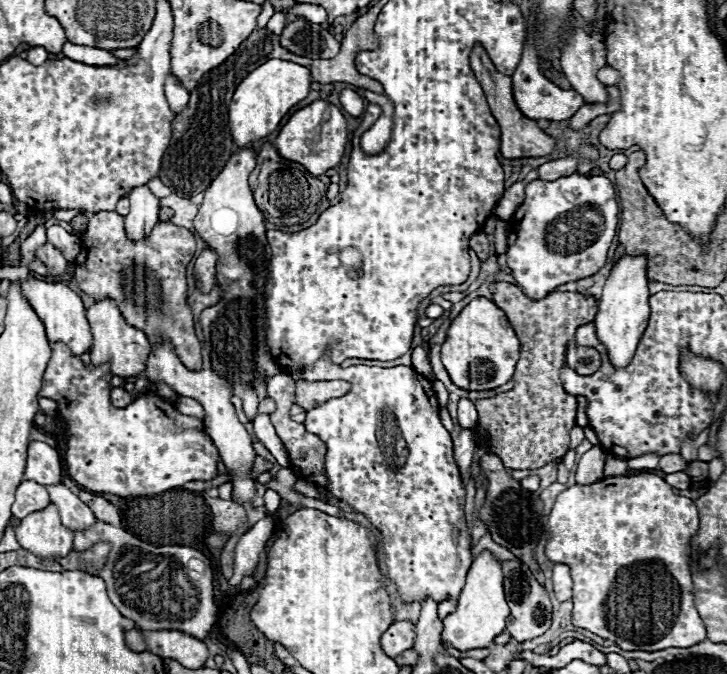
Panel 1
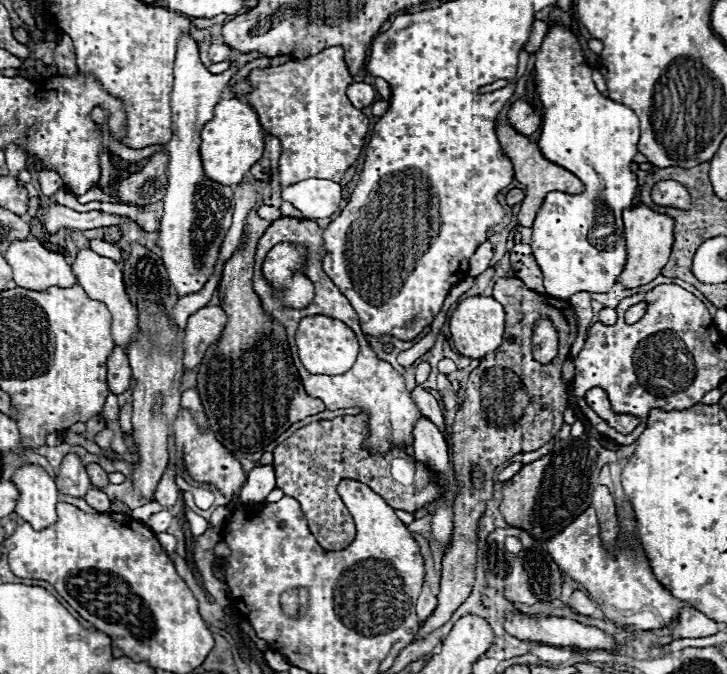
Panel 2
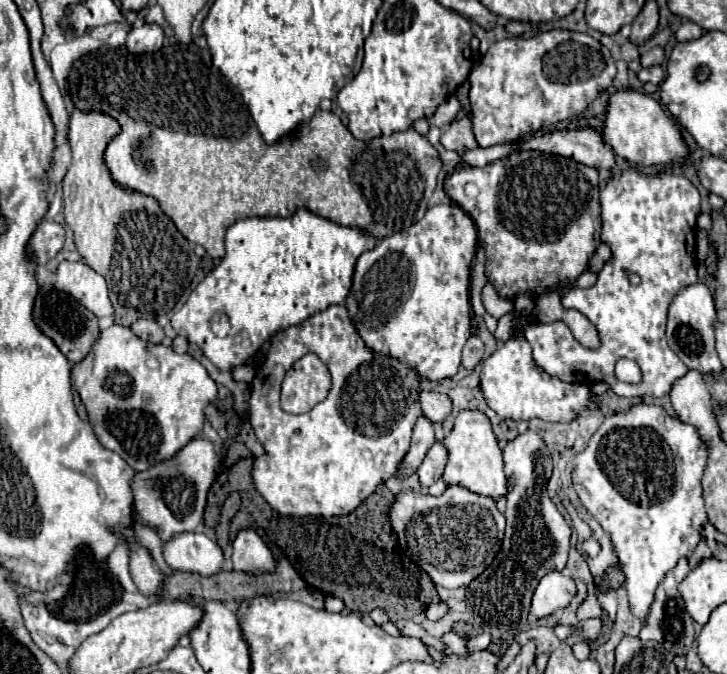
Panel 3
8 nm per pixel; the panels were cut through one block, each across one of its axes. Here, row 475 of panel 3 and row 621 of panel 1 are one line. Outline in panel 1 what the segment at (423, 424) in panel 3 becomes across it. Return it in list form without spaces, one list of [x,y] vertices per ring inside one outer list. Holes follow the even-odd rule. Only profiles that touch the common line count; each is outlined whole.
[[[410,620],[394,622],[382,636],[382,648],[390,658],[398,658],[404,650],[410,650],[414,646],[414,638],[416,632]]]

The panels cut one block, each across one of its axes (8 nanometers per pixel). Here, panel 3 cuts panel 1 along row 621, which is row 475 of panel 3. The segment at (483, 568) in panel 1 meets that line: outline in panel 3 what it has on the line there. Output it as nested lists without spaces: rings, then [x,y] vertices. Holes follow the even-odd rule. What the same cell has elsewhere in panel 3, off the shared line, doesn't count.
[[[466,410],[460,412],[454,424],[454,430],[442,444],[448,448],[448,464],[444,470],[444,482],[446,484],[458,484],[466,490],[490,496],[494,500],[508,496],[508,480],[504,476],[504,462],[502,462],[502,450],[498,448],[498,440],[492,434],[492,426],[484,414],[478,410]]]

